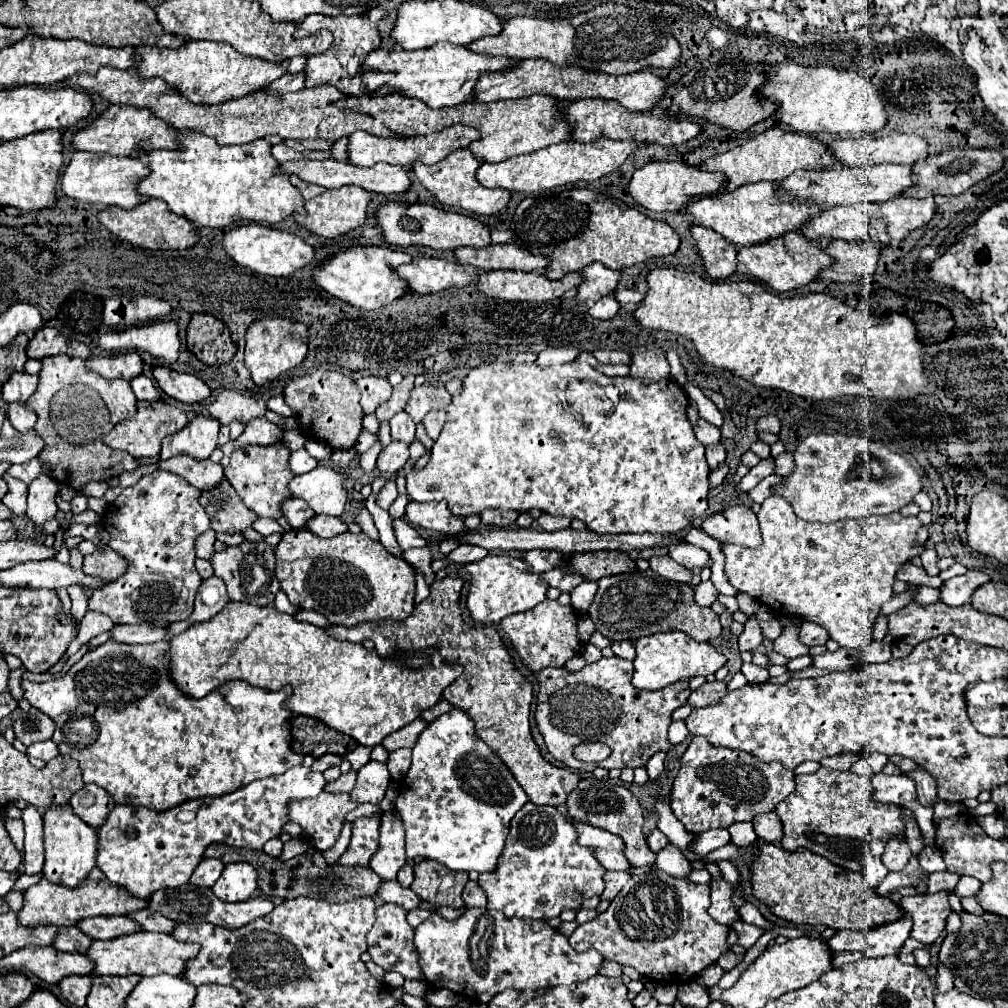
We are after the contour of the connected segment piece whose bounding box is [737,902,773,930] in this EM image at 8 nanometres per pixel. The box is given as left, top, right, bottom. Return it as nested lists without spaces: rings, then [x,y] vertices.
[[[745,902],[745,904],[739,908],[739,912],[737,912],[737,914],[741,916],[741,920],[751,922],[751,924],[755,924],[755,926],[763,928],[763,930],[771,930],[771,928],[773,928],[773,924],[771,924],[769,920],[765,920],[765,918],[761,916],[761,912],[759,912],[751,902]]]

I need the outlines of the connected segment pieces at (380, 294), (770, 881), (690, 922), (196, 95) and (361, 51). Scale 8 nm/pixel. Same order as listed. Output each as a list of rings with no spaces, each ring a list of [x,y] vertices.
[[[355,246],[347,248],[333,258],[325,260],[323,266],[313,270],[313,280],[331,296],[363,308],[363,310],[377,310],[381,306],[391,304],[393,300],[401,298],[407,290],[409,284],[399,278],[397,266],[411,262],[413,256],[409,252],[393,250],[393,248],[383,248],[383,246]]]
[[[759,842],[759,854],[751,868],[753,896],[765,902],[771,912],[793,924],[829,926],[833,930],[871,930],[905,916],[901,906],[889,896],[879,896],[869,888],[861,872],[835,866],[827,858],[809,850],[787,852],[775,844]]]
[[[655,868],[651,872],[633,874],[605,912],[595,920],[577,926],[569,936],[569,944],[577,952],[593,948],[601,952],[605,960],[631,966],[653,982],[685,984],[695,980],[703,968],[717,962],[717,958],[729,948],[729,928],[715,922],[707,908],[707,884],[693,884]]]
[[[189,40],[183,48],[177,48],[177,50],[157,48],[157,46],[139,46],[137,54],[141,56],[141,64],[137,66],[137,70],[143,78],[151,78],[151,76],[163,78],[167,84],[177,88],[187,100],[203,102],[203,104],[223,104],[227,100],[237,100],[241,96],[247,96],[251,92],[257,92],[269,86],[273,80],[287,74],[287,68],[281,62],[267,62],[253,56],[243,56],[231,44],[223,44],[223,42],[191,42]]]
[[[313,14],[307,16],[295,34],[313,34],[321,28],[327,28],[333,32],[333,44],[327,52],[311,56],[305,72],[307,72],[307,82],[305,88],[315,88],[321,84],[331,84],[335,88],[339,88],[341,92],[349,94],[349,96],[363,96],[369,94],[381,86],[387,84],[387,80],[391,80],[391,72],[363,72],[363,60],[367,58],[367,54],[375,48],[379,48],[381,44],[381,34],[375,22],[371,22],[367,16],[337,16],[337,18],[327,18],[323,14]]]

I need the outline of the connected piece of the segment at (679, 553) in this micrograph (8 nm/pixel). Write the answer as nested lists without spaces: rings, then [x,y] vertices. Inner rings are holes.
[[[683,542],[683,544],[671,544],[669,550],[669,556],[679,562],[681,566],[693,570],[693,568],[705,568],[705,562],[709,558],[709,552],[703,550],[703,548],[697,548],[689,542]]]

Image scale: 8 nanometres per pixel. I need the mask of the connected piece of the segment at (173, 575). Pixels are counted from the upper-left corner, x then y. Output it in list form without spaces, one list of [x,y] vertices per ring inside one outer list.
[[[157,470],[153,474],[143,476],[135,486],[125,488],[113,504],[109,504],[103,526],[111,534],[109,546],[129,560],[127,572],[107,584],[101,590],[95,590],[89,598],[89,608],[107,614],[115,624],[155,624],[167,626],[179,620],[187,620],[193,612],[193,600],[201,578],[195,570],[195,538],[209,530],[209,516],[205,508],[199,504],[199,490],[191,486],[177,474]]]

